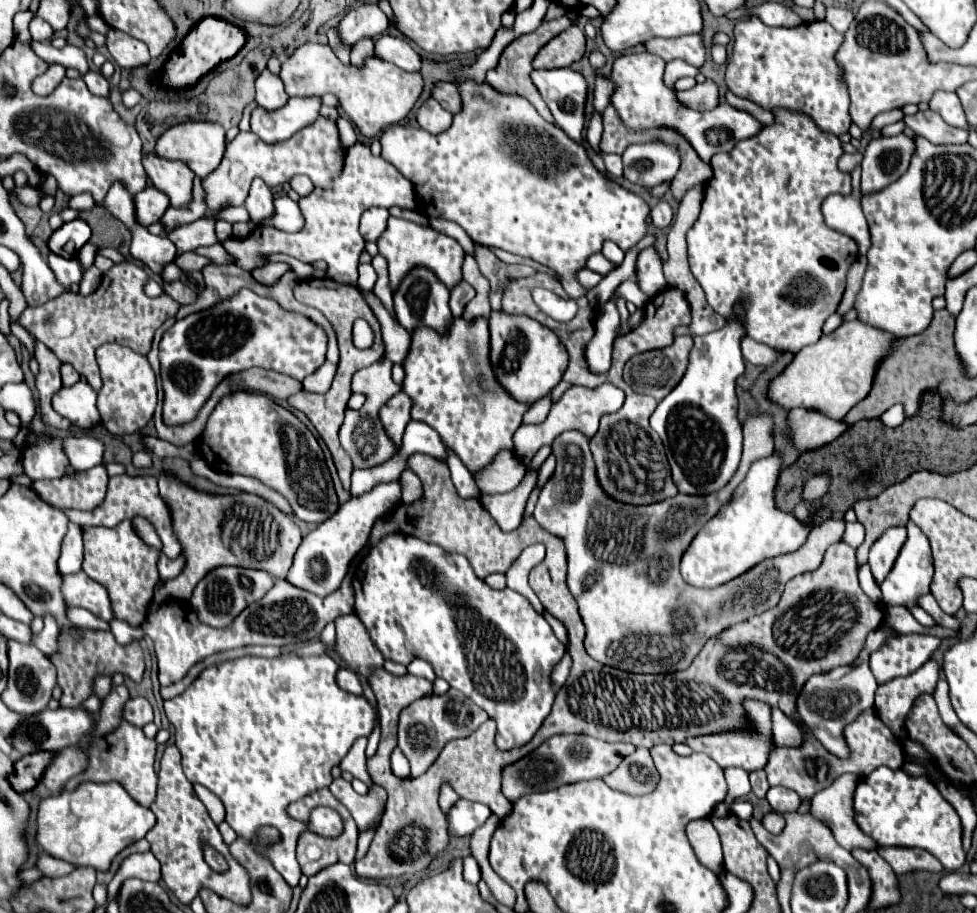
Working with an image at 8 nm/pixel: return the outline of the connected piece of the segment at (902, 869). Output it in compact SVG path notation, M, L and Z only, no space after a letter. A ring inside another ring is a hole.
M898 846L879 848L881 848L879 854L885 861L888 861L897 876L910 873L914 869L942 871L942 863L924 849Z

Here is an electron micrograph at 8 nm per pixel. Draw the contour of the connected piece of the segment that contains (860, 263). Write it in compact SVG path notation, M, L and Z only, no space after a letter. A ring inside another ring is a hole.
M858 257L850 271L848 271L848 285L846 285L846 291L844 291L844 301L840 303L838 307L838 313L848 313L852 307L854 307L854 301L856 301L856 295L860 291L860 285L862 285L862 277L864 277L864 271L866 271L866 257Z

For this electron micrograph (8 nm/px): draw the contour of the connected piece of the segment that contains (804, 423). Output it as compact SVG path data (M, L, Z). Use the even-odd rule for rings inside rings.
M792 409L788 419L792 423L792 437L802 451L828 445L848 429L844 421L830 419L814 409Z

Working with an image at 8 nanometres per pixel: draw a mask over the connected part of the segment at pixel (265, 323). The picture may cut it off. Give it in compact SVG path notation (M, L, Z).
M240 289L234 297L216 303L214 307L192 313L186 319L176 321L160 341L160 377L164 389L162 419L166 425L186 425L196 419L202 405L210 399L214 387L228 375L240 373L250 367L272 369L302 381L312 375L326 361L328 337L320 325L306 319L304 315L282 309L274 299L260 297L250 289Z

